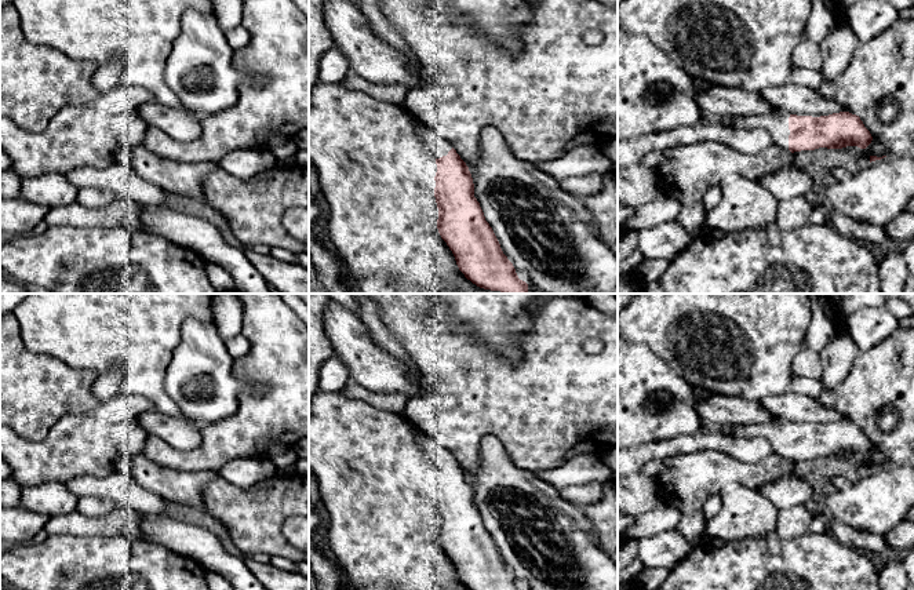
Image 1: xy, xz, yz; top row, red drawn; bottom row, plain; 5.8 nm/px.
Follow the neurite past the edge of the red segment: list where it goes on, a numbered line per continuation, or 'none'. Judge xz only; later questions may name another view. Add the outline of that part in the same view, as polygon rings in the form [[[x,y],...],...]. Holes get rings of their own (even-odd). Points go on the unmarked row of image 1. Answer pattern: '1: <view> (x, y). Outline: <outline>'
1: xz (434, 454). Outline: [[[403,412],[403,415],[407,418],[407,415],[404,412]],[[409,420],[409,425],[414,427],[414,430],[416,433],[416,440],[423,452],[423,458],[425,458],[425,463],[426,463],[423,482],[418,485],[418,496],[427,498],[434,502],[434,496],[436,496],[434,485],[437,481],[436,469],[443,465],[447,465],[448,460],[452,458],[452,454],[433,434],[430,434],[427,430],[422,429],[418,423]]]

